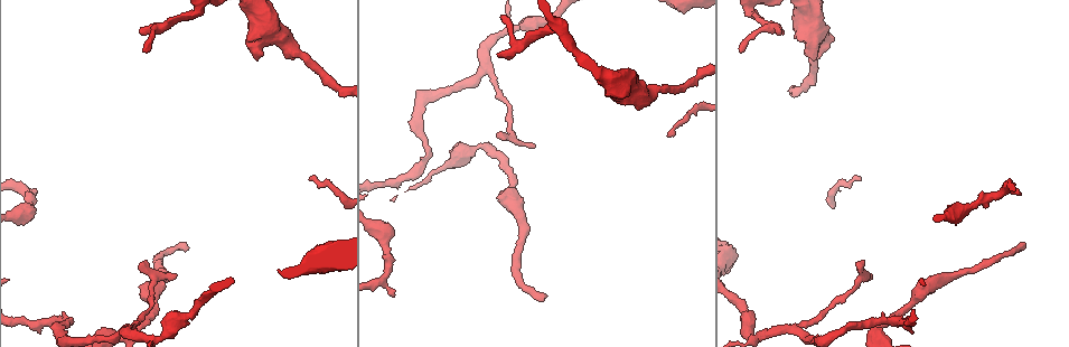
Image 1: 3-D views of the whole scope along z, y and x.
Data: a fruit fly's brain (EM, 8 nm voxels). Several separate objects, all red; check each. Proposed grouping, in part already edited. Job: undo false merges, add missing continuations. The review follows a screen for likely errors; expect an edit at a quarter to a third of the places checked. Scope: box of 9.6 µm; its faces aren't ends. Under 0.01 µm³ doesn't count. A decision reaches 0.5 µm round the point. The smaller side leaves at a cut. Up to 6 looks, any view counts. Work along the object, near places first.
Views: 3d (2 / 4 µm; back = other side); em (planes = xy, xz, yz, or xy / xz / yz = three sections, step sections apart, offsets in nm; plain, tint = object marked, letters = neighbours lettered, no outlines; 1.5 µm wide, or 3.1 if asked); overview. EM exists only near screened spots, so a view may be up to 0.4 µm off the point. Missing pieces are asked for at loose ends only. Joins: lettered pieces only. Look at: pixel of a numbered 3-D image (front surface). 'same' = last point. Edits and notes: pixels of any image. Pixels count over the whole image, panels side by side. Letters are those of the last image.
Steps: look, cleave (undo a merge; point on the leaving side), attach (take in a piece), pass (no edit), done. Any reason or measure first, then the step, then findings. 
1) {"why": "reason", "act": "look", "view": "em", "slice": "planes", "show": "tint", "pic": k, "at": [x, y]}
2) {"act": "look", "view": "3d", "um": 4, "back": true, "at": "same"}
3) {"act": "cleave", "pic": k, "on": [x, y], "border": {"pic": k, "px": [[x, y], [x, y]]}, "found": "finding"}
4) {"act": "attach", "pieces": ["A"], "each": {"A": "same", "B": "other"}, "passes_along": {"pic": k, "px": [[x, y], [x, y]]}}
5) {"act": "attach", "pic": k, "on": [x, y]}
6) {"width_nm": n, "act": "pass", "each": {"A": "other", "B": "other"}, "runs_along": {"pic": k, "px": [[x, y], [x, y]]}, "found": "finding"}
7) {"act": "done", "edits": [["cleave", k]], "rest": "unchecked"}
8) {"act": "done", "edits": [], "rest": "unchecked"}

{"why": "branch stops here", "act": "look", "view": "3d", "um": 4, "pic": 1, "at": [498, 132]}

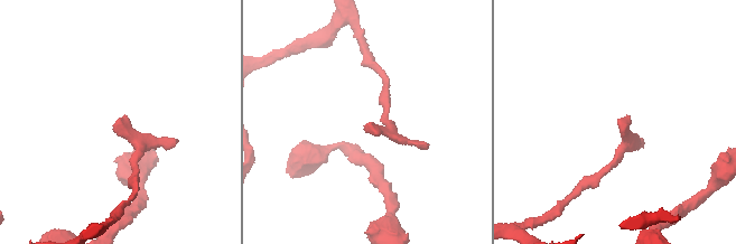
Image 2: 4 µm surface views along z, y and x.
{"why": "now the EM", "act": "look", "view": "em", "slice": "planes", "show": "tint", "pic": 2, "at": [119, 118]}

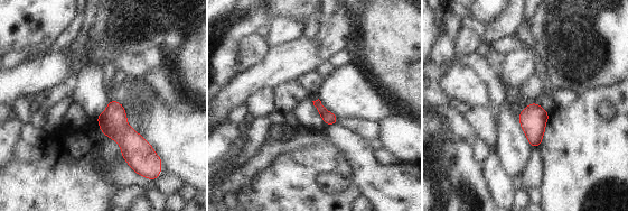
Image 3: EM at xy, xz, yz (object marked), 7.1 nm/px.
{"why": "see the neighbours", "act": "look", "view": "em", "slice": "planes", "show": "letters", "at": "same"}

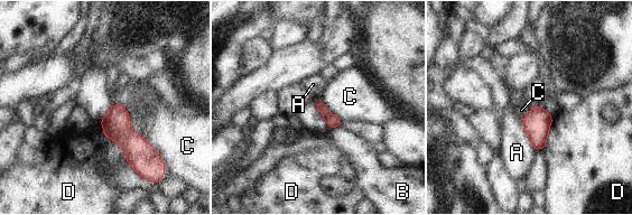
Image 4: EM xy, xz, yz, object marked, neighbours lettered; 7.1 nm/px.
{"longest_contact_nm": ["D", 380], "act": "pass", "each": {"A": "other", "B": "other", "C": "other", "D": "other"}, "border": {"pic": 4, "px": [[138, 133], [161, 158]]}, "found": "no lettered piece goes on from it"}

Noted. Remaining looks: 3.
{"why": "free end", "act": "look", "view": "3d", "um": 4, "pic": 1, "at": [186, 244]}

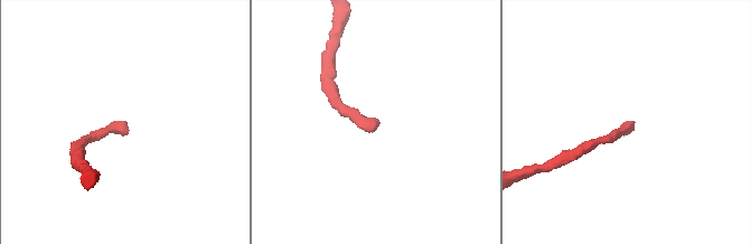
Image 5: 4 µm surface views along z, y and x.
{"why": "shape alone is not enough", "act": "look", "view": "em", "slice": "planes", "show": "letters", "pic": 5, "at": [374, 126]}

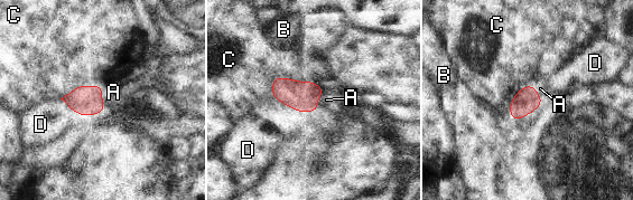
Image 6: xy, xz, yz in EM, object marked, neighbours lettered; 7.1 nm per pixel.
{"longest_contact_nm": ["C", 400], "act": "attach", "pic": 6, "on": [113, 92], "each": {"A": "same", "B": "other", "C": "other", "D": "other"}, "passes_along": {"pic": 6, "px": [[85, 101], [101, 97], [113, 92]]}, "found": "the cell continues"}

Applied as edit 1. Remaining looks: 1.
{"act": "done", "edits": [["attach", 6]], "rest": "unchecked"}

